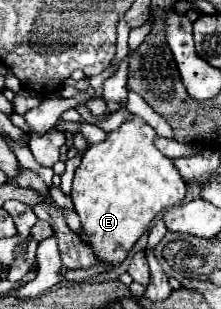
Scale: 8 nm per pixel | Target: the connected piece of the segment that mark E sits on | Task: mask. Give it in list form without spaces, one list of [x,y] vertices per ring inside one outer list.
[[[142,118],[124,122],[118,130],[96,146],[90,146],[74,174],[72,204],[80,216],[80,240],[88,244],[98,262],[108,268],[120,266],[130,248],[150,228],[150,222],[164,210],[180,204],[186,184],[172,160],[154,146],[154,128]]]

